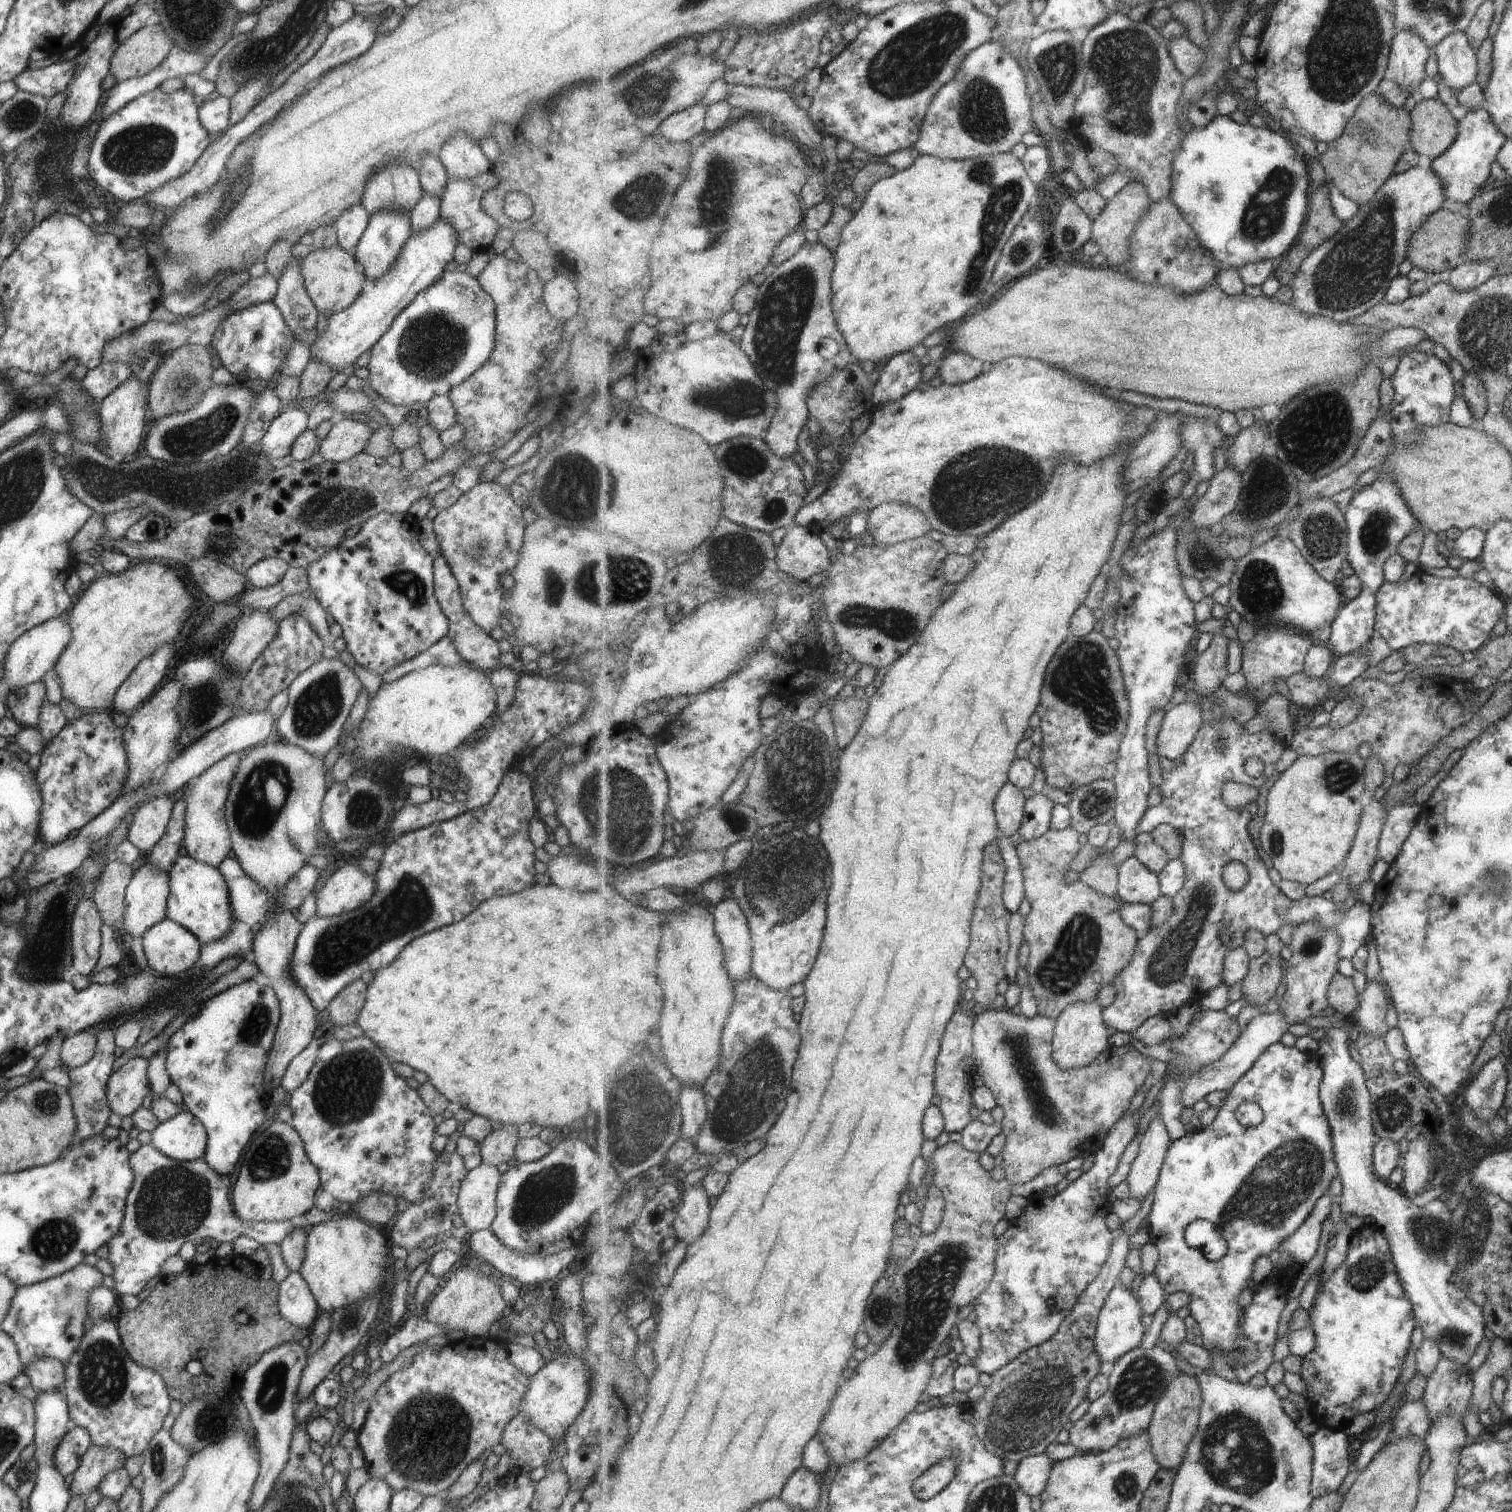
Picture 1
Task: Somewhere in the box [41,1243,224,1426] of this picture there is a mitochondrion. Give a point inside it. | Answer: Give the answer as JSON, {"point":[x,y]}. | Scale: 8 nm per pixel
{"point":[103,1376]}

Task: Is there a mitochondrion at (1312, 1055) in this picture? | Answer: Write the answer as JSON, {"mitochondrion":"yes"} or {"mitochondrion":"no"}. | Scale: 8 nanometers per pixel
{"mitochondrion":"no"}

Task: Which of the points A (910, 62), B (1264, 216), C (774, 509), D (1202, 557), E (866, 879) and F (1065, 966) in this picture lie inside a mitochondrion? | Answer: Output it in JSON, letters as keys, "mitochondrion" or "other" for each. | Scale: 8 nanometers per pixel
{"A":"mitochondrion","B":"mitochondrion","C":"mitochondrion","D":"mitochondrion","E":"other","F":"mitochondrion"}

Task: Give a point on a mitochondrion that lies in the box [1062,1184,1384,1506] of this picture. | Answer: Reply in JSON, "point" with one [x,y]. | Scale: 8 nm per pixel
{"point":[1236,1454]}

